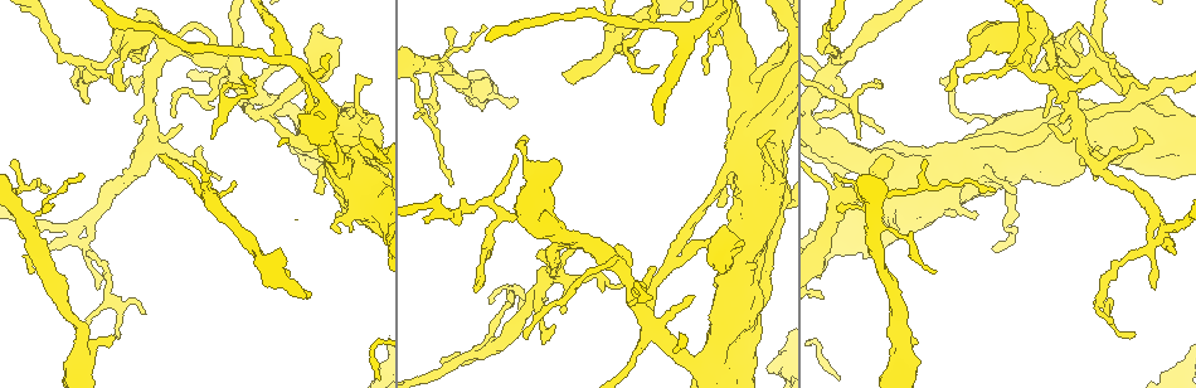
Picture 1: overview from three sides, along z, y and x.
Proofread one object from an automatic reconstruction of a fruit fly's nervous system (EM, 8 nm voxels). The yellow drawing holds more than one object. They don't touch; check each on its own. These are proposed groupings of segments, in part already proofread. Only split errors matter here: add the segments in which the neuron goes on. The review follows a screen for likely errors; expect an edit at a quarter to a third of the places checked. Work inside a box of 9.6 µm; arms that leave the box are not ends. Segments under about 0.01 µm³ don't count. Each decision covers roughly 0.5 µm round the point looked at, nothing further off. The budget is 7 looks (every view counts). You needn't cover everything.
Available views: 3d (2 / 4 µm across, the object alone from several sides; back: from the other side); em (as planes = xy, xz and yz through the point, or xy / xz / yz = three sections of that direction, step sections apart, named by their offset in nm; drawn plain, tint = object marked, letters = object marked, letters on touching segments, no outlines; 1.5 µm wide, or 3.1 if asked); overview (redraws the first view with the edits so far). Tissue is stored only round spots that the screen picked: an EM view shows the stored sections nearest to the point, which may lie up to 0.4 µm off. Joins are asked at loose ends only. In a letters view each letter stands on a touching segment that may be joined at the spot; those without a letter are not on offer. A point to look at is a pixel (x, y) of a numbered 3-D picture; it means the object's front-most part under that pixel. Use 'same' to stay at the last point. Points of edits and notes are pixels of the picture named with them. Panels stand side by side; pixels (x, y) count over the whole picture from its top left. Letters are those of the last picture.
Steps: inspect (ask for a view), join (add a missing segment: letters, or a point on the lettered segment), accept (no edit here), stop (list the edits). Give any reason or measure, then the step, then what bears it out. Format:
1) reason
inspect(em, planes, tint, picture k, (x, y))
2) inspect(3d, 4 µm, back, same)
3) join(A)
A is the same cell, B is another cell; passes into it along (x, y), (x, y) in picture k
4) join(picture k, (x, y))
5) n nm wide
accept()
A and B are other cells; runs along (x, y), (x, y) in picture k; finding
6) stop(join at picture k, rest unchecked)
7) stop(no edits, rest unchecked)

inspect(em, xy, step 4, tint, picture 1, (1113, 321))

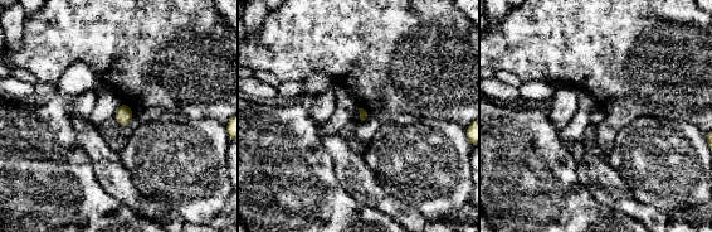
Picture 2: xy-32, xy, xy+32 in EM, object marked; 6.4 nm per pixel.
another direction
inspect(em, planes, letters, same)

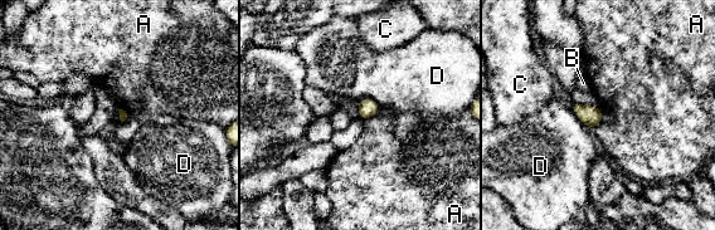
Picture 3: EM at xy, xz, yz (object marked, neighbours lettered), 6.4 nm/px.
accept()
A, B, C and D are other cells; border along (380, 108), (364, 120) in picture 3; none of them fits

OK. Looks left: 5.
branch stops here
inspect(3d, 2 µm, picture 1, (1168, 247))

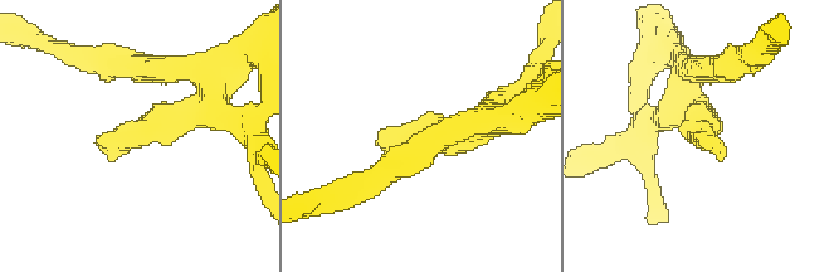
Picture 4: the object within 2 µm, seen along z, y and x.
inspect(em, planes, tint, picture 4, (379, 131))

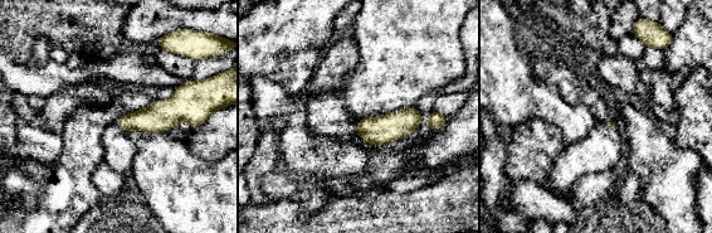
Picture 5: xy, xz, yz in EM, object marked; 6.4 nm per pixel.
inspect(em, planes, letters, same)

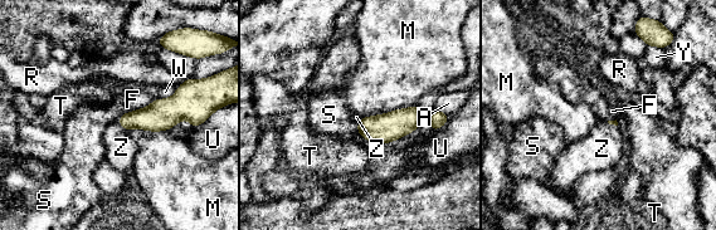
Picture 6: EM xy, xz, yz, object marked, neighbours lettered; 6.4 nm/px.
join(Z)
Z is the same cell, A, F, M, R, S, T, U, W and Y are other cells; passes into it along (160, 114), (123, 127), (121, 147) in picture 6; the neuron continues

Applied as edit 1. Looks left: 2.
branch stops here
inspect(3d, 4 µm, back, picture 1, (80, 173))

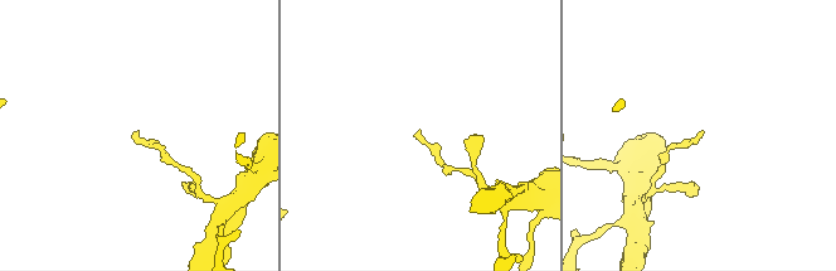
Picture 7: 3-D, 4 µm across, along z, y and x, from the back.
inspect(em, planes, letters, picture 7, (701, 134))

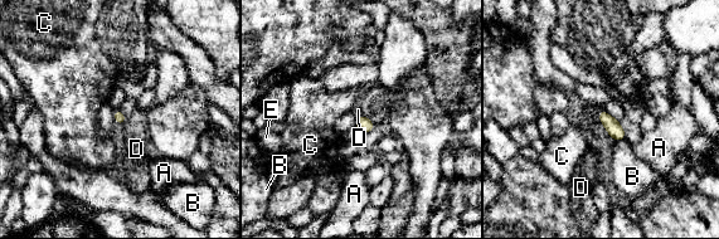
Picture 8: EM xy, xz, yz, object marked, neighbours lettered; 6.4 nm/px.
accept()
A, B, C, D and E are other cells; border along (598, 120), (615, 141) in picture 8; none of them fits

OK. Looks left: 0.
stop(join at picture 6, rest unchecked)

